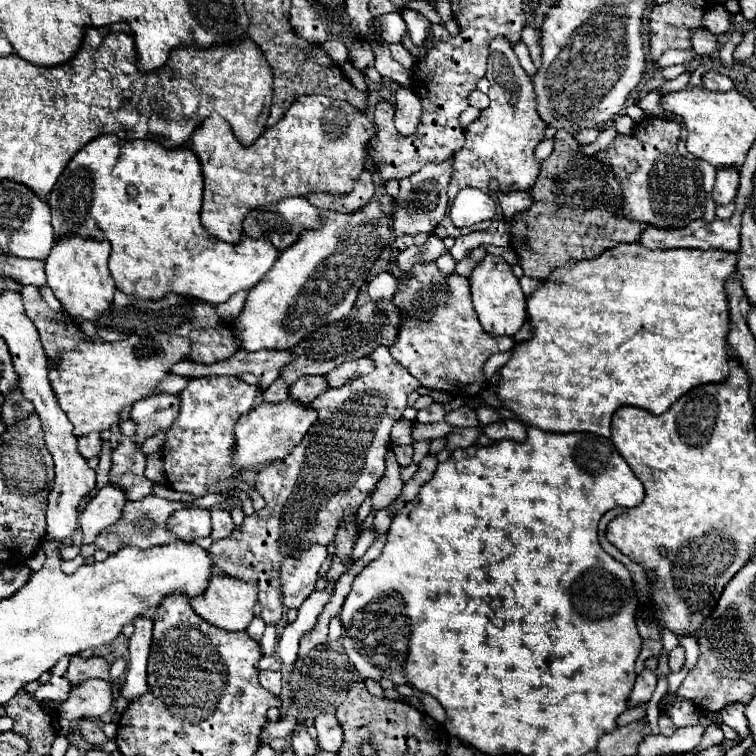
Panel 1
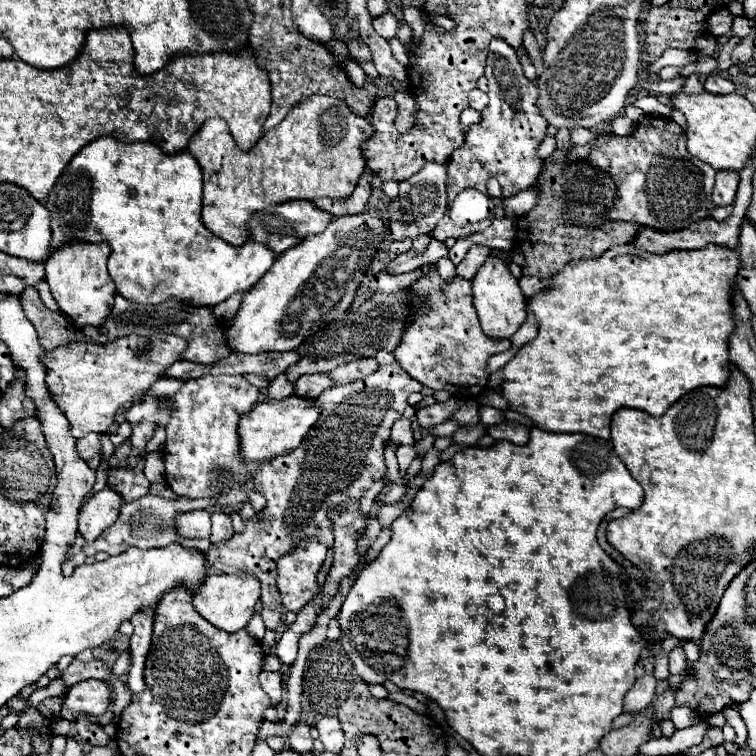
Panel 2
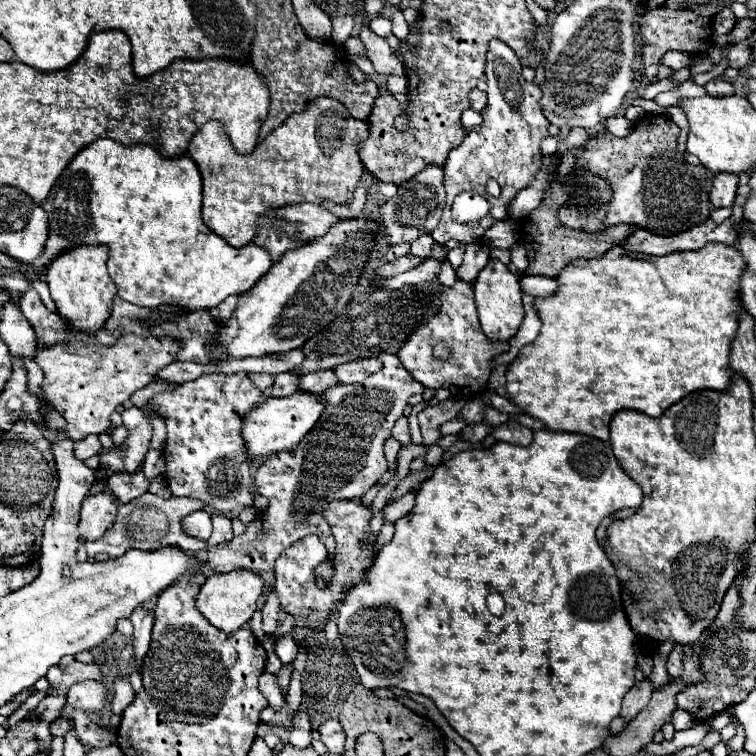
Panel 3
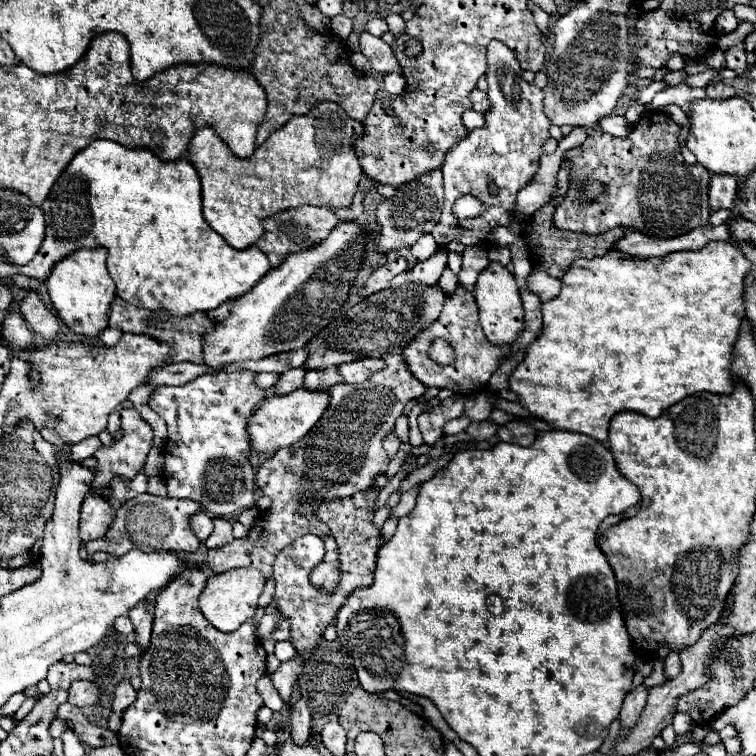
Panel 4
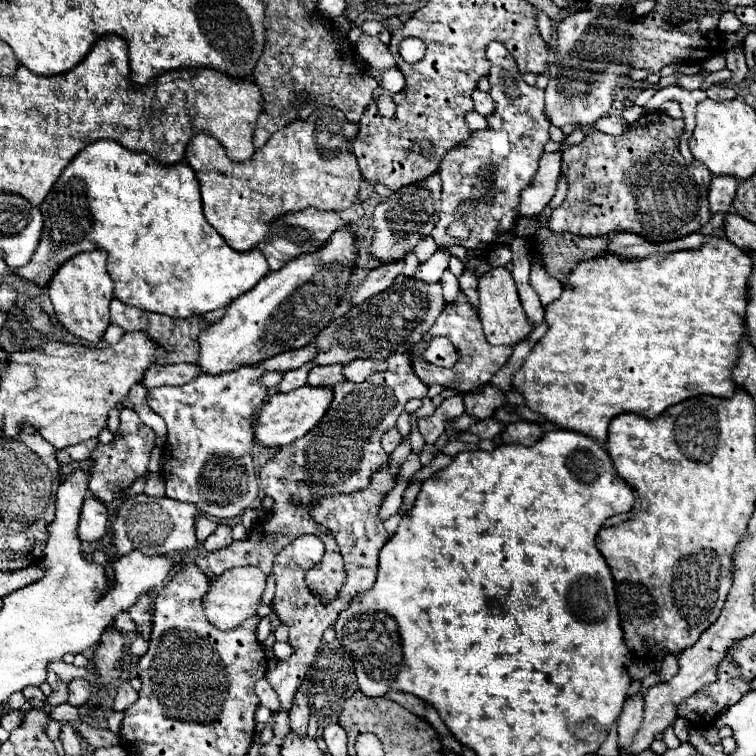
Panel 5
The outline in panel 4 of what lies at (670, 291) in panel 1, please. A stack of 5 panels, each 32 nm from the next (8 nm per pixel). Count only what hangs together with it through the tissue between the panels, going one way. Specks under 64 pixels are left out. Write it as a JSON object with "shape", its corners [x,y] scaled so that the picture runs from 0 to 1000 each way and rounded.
{"shape":[[[942,320],[942,323],[934,323],[929,331],[921,331],[921,333],[889,333],[889,336],[876,339],[876,341],[820,339],[820,333],[815,333],[815,328],[810,328],[794,341],[783,341],[783,344],[767,341],[767,344],[762,344],[762,349],[757,349],[751,354],[751,360],[741,368],[743,370],[741,389],[735,394],[714,402],[717,421],[720,421],[717,442],[696,460],[696,468],[693,468],[690,479],[672,497],[675,516],[680,521],[685,521],[685,532],[704,550],[720,556],[730,566],[751,569],[751,571],[754,569],[767,571],[767,574],[783,577],[788,582],[804,582],[804,561],[807,561],[810,550],[823,545],[823,542],[839,542],[839,545],[847,545],[852,550],[870,553],[881,540],[886,540],[889,534],[899,532],[902,526],[907,526],[913,521],[921,521],[921,519],[966,521],[968,511],[971,511],[968,492],[966,492],[968,460],[971,460],[971,452],[976,447],[979,423],[984,421],[981,370],[989,362],[989,357],[992,357],[992,347],[984,341],[979,328],[974,328],[971,323],[960,323],[960,320]]]}

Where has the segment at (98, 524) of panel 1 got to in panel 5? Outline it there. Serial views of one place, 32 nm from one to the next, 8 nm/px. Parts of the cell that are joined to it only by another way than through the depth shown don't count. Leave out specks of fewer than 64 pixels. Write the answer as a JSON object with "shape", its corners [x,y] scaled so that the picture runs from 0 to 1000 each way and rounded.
{"shape":[[[116,656],[108,667],[106,680],[106,696],[103,696],[103,712],[108,717],[127,717],[140,706],[140,696],[146,693],[146,677],[140,675],[140,667],[135,661],[127,661],[124,656]]]}

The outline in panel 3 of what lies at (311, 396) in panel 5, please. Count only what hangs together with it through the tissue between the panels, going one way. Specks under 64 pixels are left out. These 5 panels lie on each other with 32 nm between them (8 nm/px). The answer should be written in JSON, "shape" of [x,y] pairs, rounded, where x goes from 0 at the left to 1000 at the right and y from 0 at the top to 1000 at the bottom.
{"shape":[[[392,519],[378,526],[352,526],[344,537],[339,537],[320,561],[320,574],[325,585],[325,603],[331,606],[354,606],[365,598],[386,595],[397,587],[405,571],[418,561],[429,537],[421,524]]]}

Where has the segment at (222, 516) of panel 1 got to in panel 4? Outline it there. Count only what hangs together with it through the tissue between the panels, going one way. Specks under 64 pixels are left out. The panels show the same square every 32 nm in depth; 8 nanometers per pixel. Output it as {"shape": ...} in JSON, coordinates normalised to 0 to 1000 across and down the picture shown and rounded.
{"shape":[[[283,685],[283,704],[270,717],[272,725],[288,725],[288,722],[296,722],[296,720],[302,720],[307,714],[310,714],[307,693],[302,688],[296,688],[296,685]]]}

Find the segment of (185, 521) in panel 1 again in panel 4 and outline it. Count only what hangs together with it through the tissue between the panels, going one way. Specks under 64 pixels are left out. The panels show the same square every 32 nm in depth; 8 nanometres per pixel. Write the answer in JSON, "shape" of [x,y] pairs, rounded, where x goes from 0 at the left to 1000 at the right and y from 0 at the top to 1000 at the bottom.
{"shape":[[[259,677],[259,683],[254,683],[254,688],[251,688],[251,698],[259,706],[259,712],[270,717],[280,706],[283,693],[280,693],[280,685],[272,677]]]}

